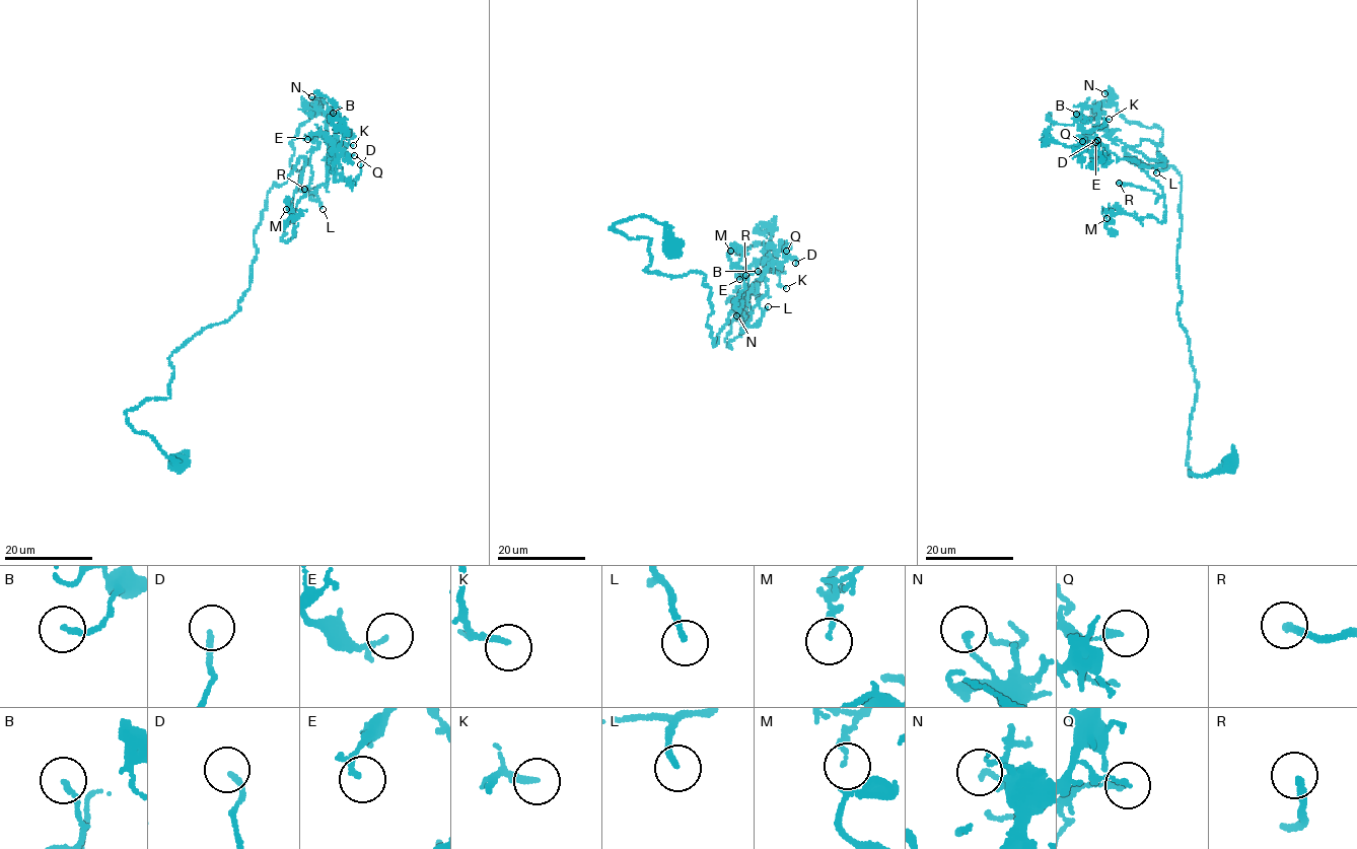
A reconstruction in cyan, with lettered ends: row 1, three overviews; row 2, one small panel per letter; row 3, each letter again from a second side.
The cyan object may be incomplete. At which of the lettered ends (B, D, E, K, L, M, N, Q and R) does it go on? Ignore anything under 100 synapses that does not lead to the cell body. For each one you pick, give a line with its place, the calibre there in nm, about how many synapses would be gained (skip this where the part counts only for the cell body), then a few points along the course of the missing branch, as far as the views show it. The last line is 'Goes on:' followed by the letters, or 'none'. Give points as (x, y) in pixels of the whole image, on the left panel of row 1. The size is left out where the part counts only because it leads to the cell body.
L: (323, 209) | 180 nm | 150 syn | (323, 209), (320, 225), (331, 209), (317, 202), (326, 190), (337, 189), (334, 148), (342, 139)
R: (304, 189) | 200 nm | 250 syn | (304, 189), (298, 178), (318, 161), (319, 129), (309, 138), (306, 122), (295, 114), (289, 98)
Goes on: L, R

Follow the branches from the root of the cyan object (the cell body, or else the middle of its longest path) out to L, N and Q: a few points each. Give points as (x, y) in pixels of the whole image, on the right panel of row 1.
L: (1229, 463), (1189, 474), (1197, 384), (1177, 310), (1181, 175), (1125, 147), (1153, 141), (1165, 159), (1156, 172)
N: (1229, 463), (1189, 474), (1181, 175), (1127, 154), (1162, 130), (1104, 93)
Q: (1229, 463), (1189, 474), (1181, 175), (1125, 149), (1153, 141), (1164, 164), (1100, 160), (1082, 141)

